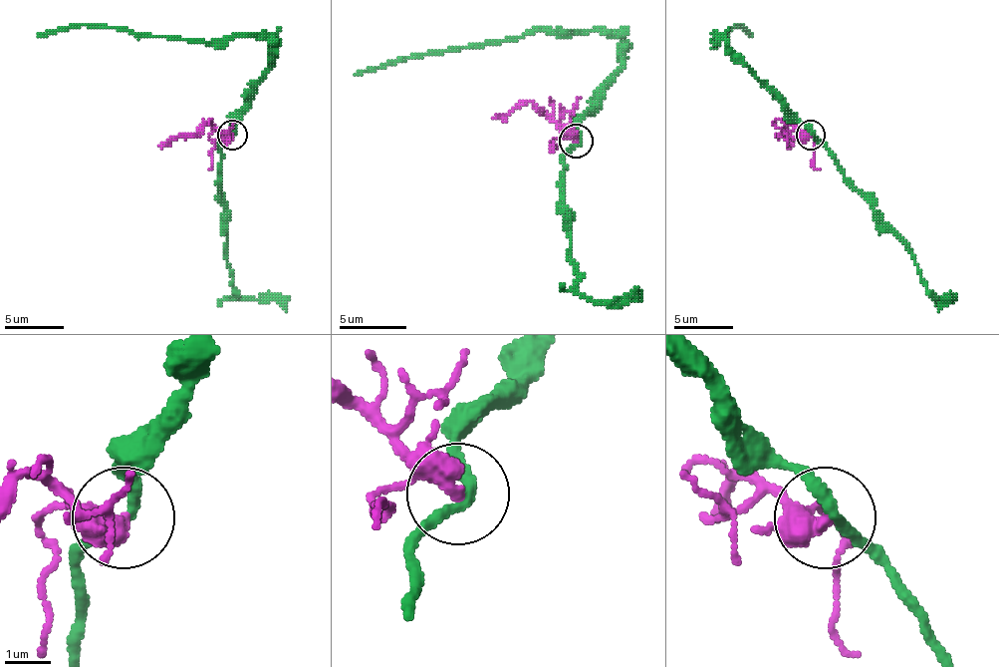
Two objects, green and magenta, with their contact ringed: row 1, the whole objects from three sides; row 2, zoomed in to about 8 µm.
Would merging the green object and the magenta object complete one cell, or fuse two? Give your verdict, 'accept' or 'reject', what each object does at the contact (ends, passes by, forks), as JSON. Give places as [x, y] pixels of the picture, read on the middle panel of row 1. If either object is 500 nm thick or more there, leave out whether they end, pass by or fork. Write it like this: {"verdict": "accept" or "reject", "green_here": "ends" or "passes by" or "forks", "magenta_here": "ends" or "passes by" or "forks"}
{"verdict": "reject", "green_here": "passes by", "magenta_here": "passes by"}

